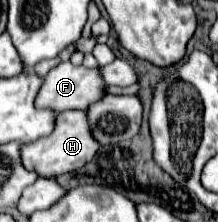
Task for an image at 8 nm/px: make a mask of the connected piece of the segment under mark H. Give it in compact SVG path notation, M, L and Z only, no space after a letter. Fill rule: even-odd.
M67 110L57 116L57 126L51 136L39 138L37 142L31 142L29 146L21 146L21 158L29 170L35 170L39 176L55 178L65 172L77 172L83 168L87 162L91 162L101 144L95 140L89 128L89 118L85 110Z

